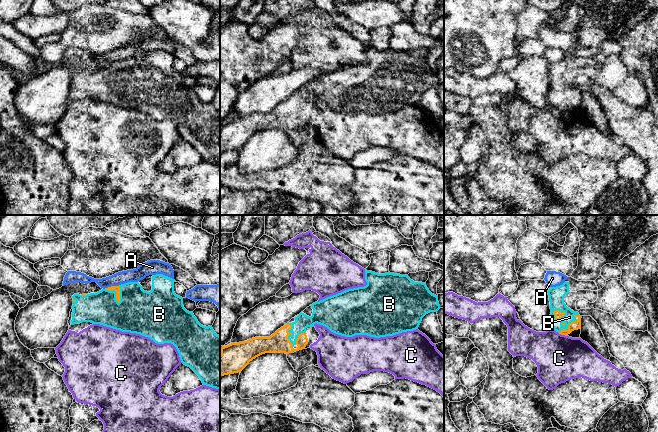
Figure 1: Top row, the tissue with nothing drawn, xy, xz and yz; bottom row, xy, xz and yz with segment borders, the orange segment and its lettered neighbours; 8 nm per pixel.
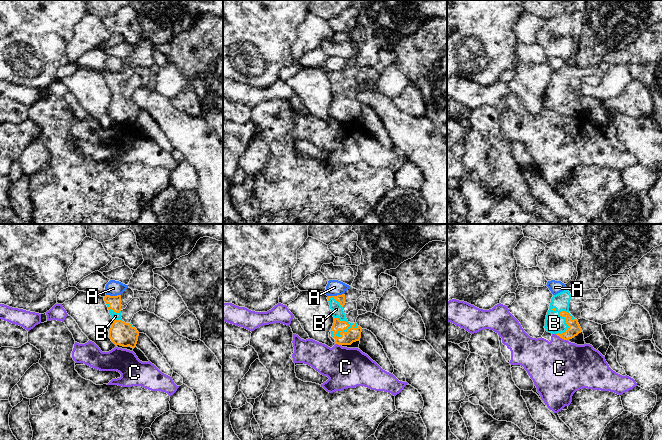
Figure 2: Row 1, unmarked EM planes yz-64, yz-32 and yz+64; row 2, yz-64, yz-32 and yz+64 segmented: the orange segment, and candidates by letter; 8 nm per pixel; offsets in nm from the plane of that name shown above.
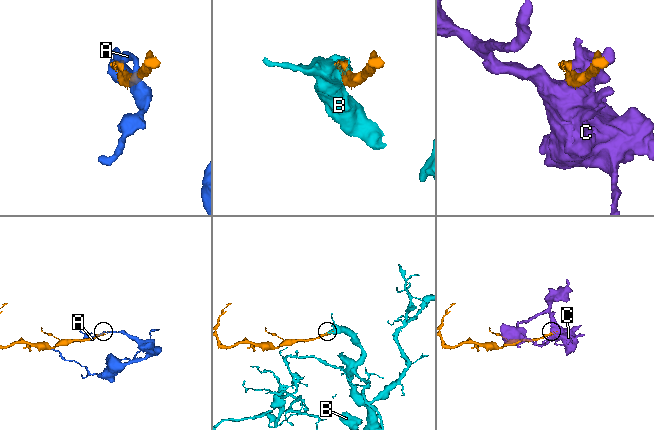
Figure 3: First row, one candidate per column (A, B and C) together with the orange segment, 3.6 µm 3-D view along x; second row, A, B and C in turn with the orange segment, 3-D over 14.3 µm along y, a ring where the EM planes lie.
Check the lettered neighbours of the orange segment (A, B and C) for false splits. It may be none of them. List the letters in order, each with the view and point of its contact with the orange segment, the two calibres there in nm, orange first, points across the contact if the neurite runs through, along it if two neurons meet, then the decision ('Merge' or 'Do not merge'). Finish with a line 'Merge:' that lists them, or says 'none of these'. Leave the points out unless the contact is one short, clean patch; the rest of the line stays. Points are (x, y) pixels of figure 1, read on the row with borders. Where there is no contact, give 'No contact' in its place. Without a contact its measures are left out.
A: Touches orange at xy (111, 286). Thickness 50 nm (orange) against 110 nm. Do not merge
B: Touches orange at xz (289, 334). Thickness 160 nm (orange) against 120 nm. Merge
C: Touches orange at yz (561, 334). Thickness 70 nm (orange) against 380 nm. Do not merge
Merge: B

